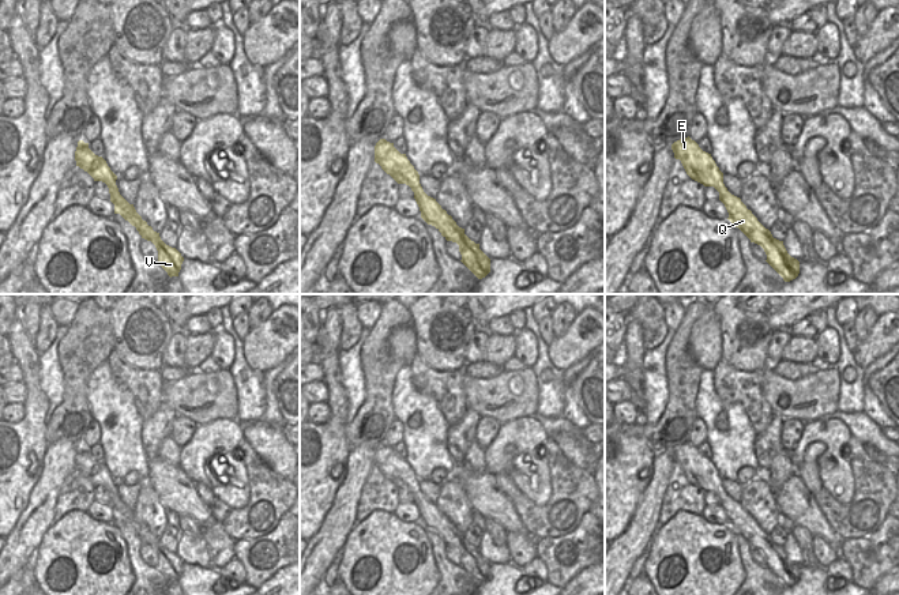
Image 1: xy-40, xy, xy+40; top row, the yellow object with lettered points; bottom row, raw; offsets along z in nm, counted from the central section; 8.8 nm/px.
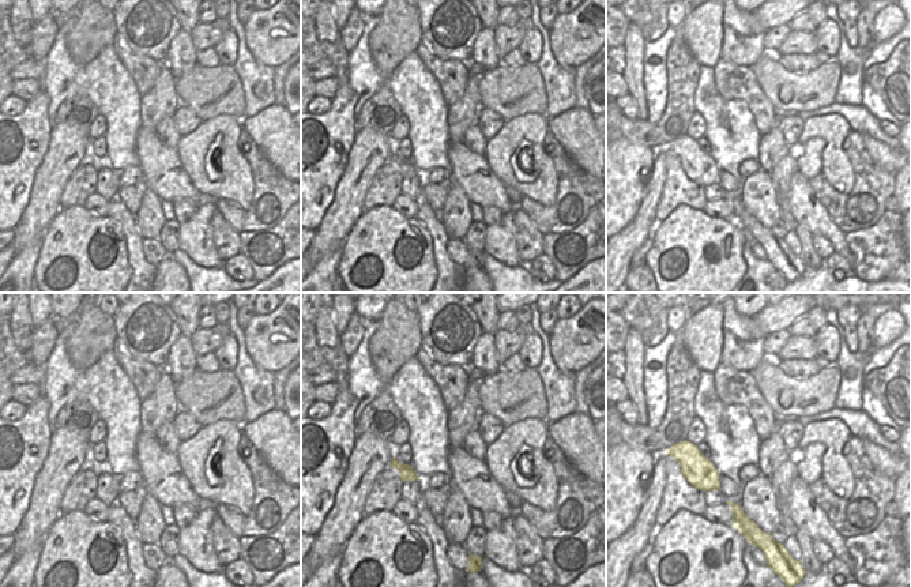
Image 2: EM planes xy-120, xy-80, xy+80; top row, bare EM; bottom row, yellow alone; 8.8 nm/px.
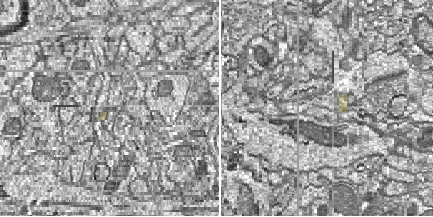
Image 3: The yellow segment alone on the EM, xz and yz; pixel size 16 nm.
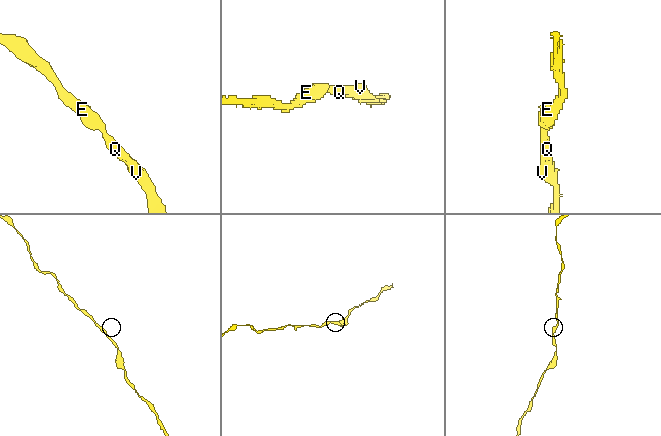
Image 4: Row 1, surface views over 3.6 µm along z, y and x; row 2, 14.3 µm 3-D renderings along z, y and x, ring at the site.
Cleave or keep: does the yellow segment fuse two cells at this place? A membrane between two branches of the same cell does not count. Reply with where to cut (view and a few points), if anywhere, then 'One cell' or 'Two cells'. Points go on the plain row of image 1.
No split. One cell

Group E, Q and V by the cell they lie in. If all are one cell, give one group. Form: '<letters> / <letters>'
E Q V

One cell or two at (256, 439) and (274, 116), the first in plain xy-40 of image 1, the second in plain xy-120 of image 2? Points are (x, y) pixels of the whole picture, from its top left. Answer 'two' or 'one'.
one

